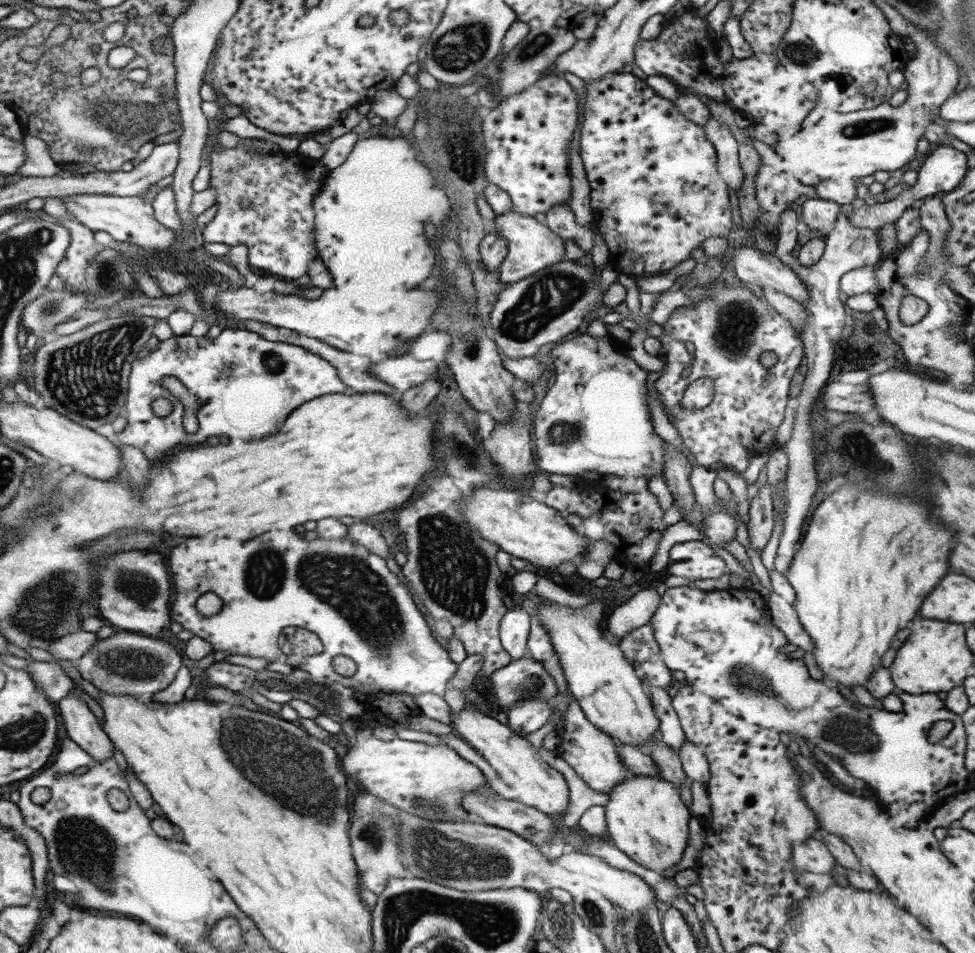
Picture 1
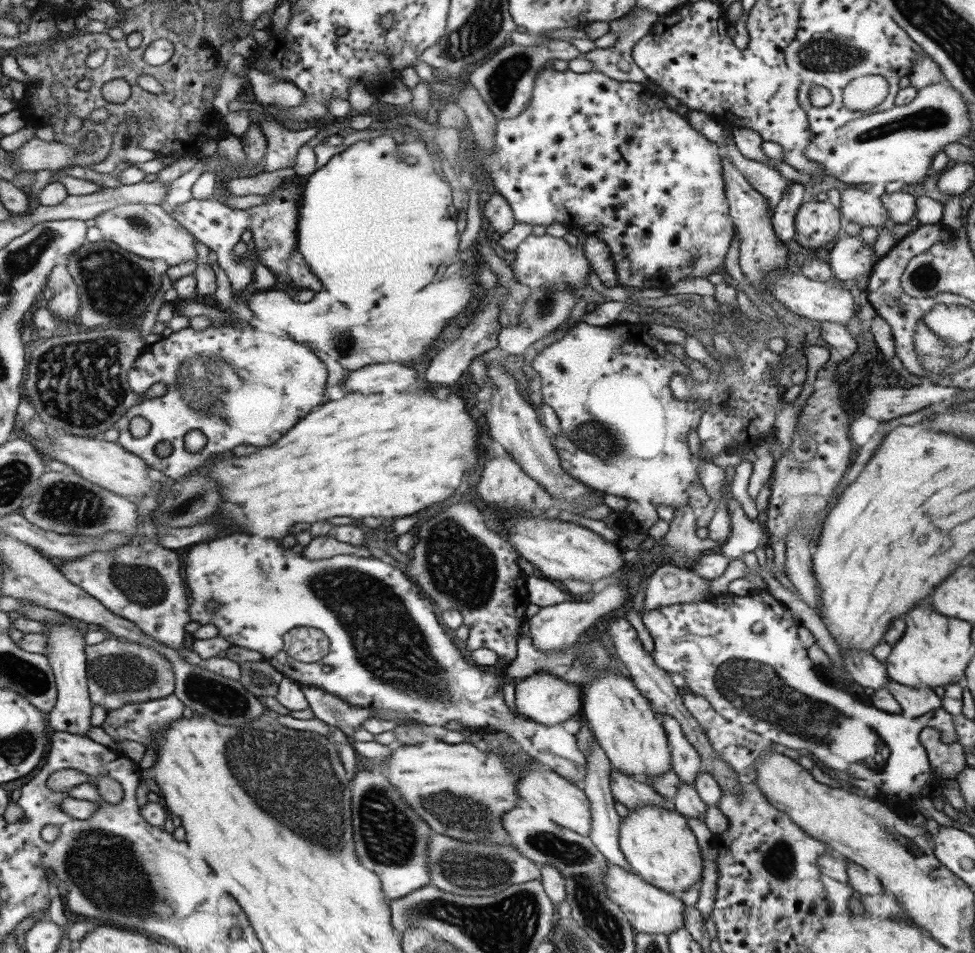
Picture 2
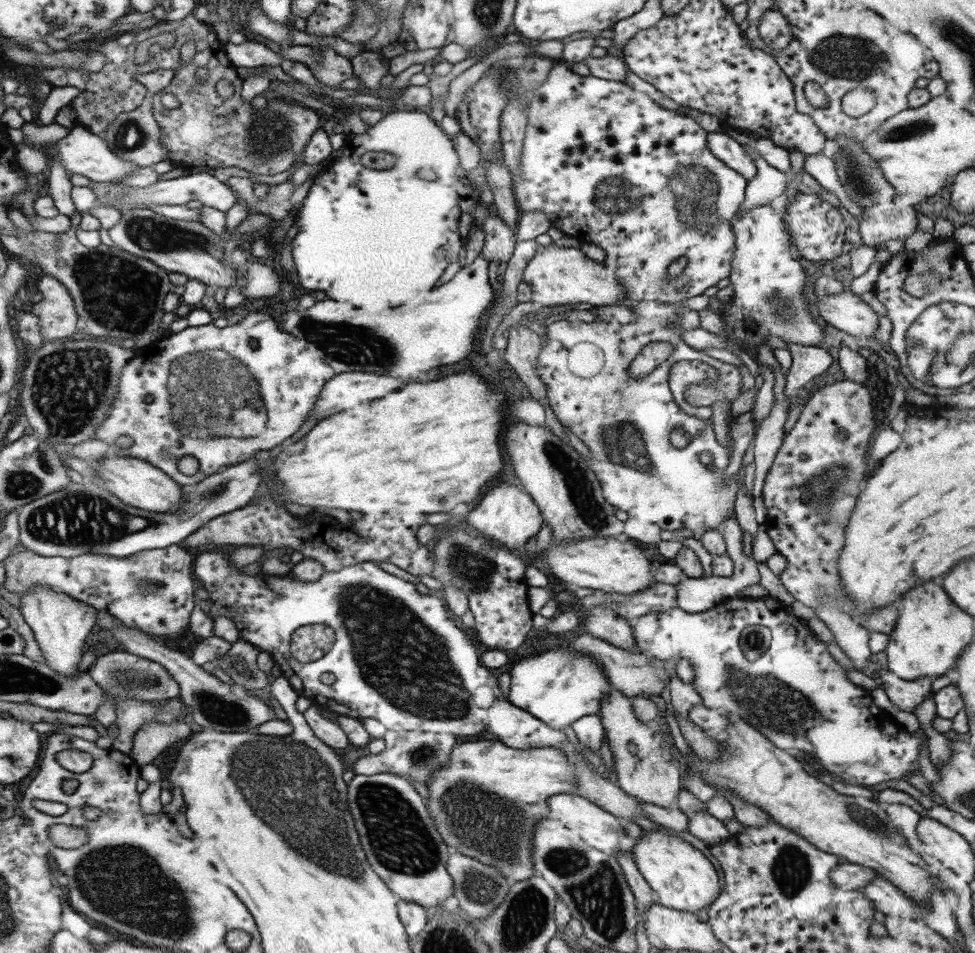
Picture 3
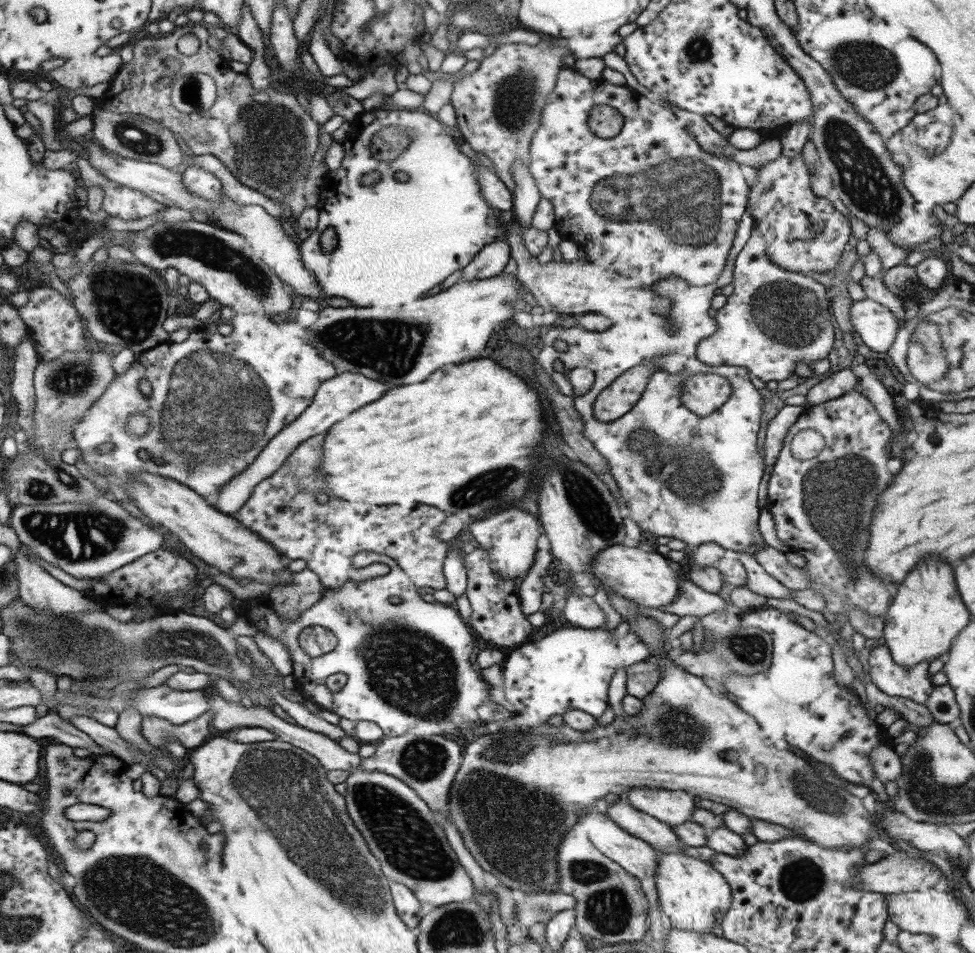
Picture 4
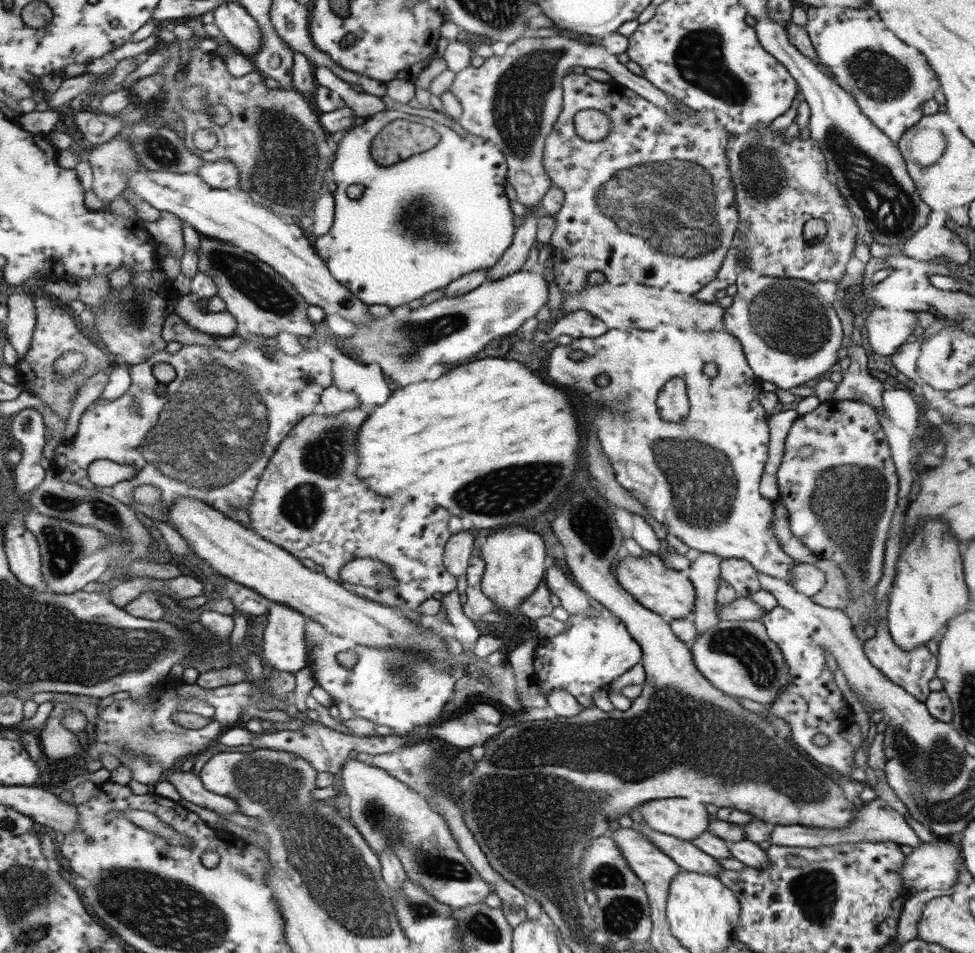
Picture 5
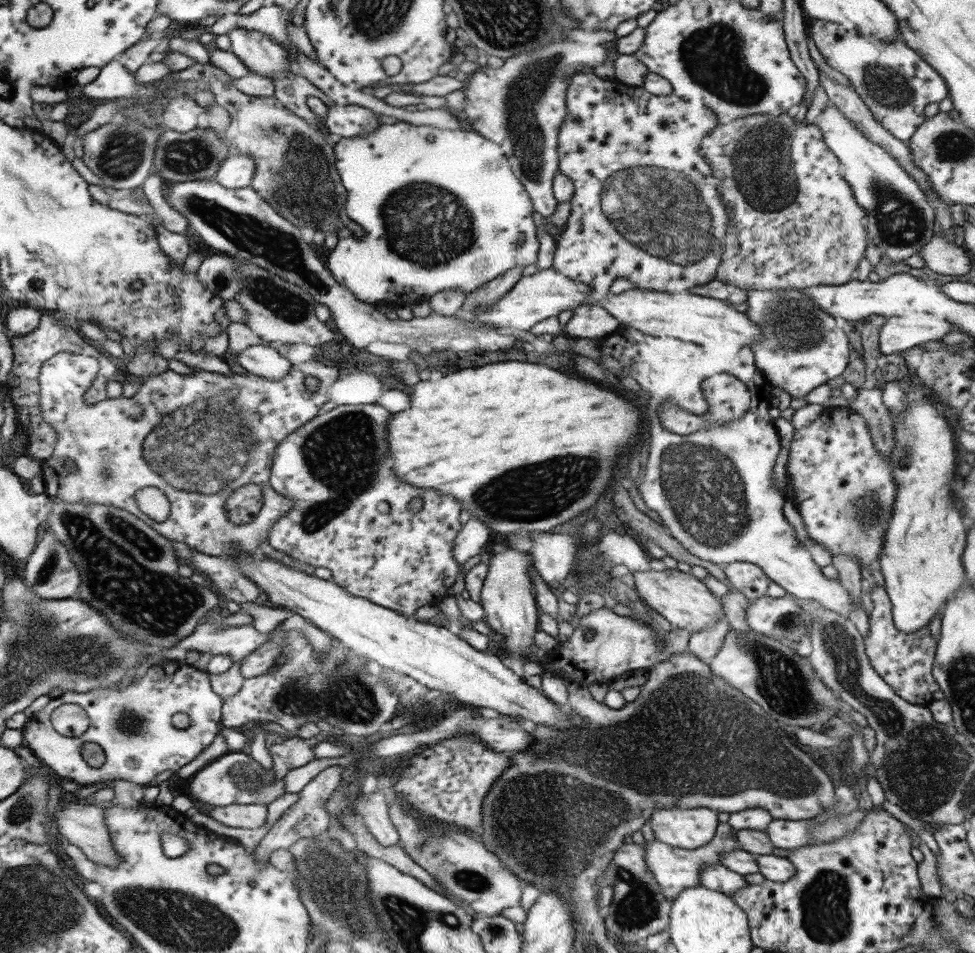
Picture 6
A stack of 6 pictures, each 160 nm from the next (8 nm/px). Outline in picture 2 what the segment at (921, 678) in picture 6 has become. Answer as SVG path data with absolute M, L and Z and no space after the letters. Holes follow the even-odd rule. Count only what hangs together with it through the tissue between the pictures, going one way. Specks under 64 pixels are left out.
M889 680L884 688L899 704L900 713L906 717L919 717L940 706L940 699L929 687L910 688Z

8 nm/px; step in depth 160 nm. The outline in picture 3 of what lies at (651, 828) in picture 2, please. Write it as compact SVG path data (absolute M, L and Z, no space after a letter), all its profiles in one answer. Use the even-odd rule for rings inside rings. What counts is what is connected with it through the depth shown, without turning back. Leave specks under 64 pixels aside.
M644 831L642 836L634 841L632 846L632 859L637 870L642 874L646 883L651 887L655 894L655 900L661 906L667 908L694 913L700 909L712 904L719 894L719 883L717 883L717 873L713 869L713 865L701 851L695 849L691 844L687 843L679 837L667 834L666 831Z

